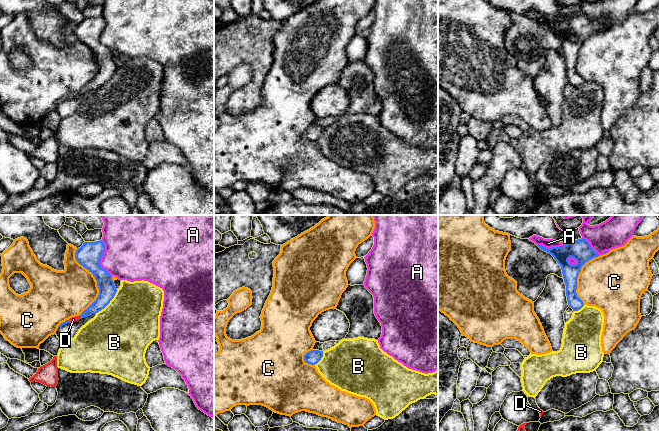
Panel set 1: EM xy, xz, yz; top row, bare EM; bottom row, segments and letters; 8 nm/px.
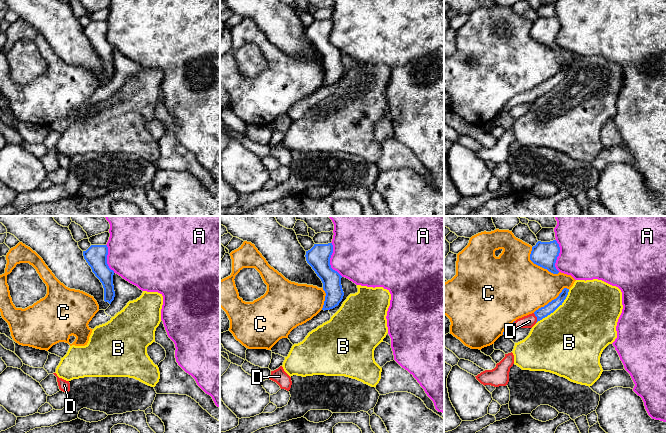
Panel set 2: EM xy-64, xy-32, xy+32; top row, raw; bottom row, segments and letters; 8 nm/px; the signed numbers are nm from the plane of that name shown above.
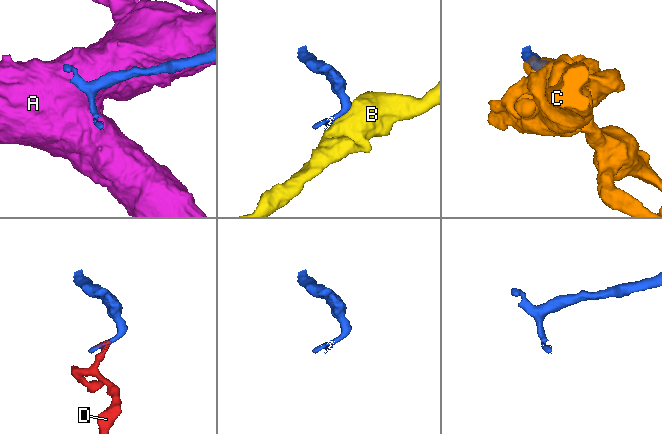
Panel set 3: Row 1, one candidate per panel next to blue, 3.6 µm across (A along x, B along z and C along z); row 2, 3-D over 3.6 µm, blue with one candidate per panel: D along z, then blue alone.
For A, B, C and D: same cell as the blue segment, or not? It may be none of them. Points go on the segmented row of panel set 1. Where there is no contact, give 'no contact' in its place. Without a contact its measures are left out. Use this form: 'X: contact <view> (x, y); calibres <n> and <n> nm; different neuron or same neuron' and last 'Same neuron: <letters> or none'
A: contact xy (100, 258); calibres 190 and 420 nm; different neuron
B: contact xy (108, 303); calibres 140 and 480 nm; different neuron
C: contact xy (96, 280); calibres 190 and 380 nm; different neuron
D: contact xy (69, 321); calibres 20 and 50 nm; same neuron
Same neuron: D

